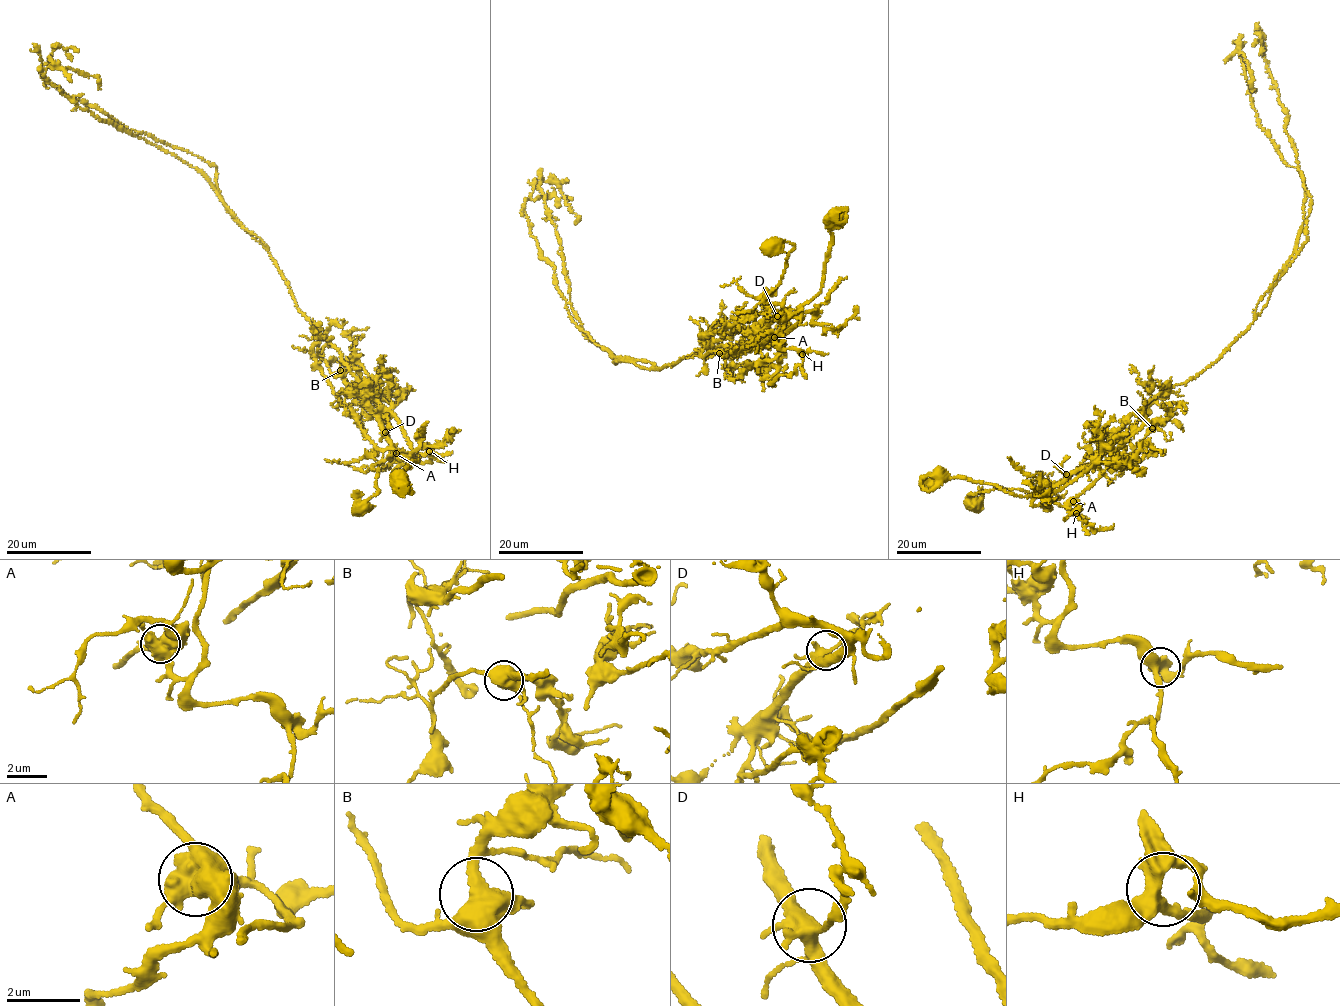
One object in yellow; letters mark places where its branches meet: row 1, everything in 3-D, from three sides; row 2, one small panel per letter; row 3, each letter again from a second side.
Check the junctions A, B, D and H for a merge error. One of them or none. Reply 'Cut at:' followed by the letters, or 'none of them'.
Cut at: A

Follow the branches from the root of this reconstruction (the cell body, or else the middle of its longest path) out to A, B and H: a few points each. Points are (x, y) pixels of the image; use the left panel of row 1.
A: (361, 507), (380, 491), (376, 485), (380, 468), (371, 467), (393, 456), (402, 460), (396, 453)
B: (361, 507), (380, 491), (380, 468), (371, 467), (394, 453), (381, 423), (373, 411), (365, 414), (340, 370)
H: (361, 507), (380, 491), (376, 485), (380, 468), (372, 468), (374, 464), (429, 451)

